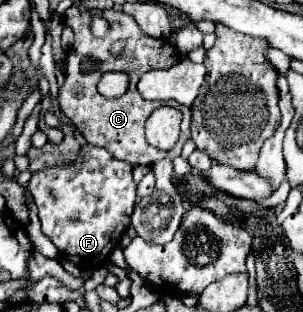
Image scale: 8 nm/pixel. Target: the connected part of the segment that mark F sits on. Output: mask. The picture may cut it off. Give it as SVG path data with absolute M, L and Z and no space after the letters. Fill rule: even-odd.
M85 143L73 163L53 165L33 173L29 191L39 207L43 233L68 260L83 269L101 267L129 229L135 203L133 167L115 159L107 149Z

